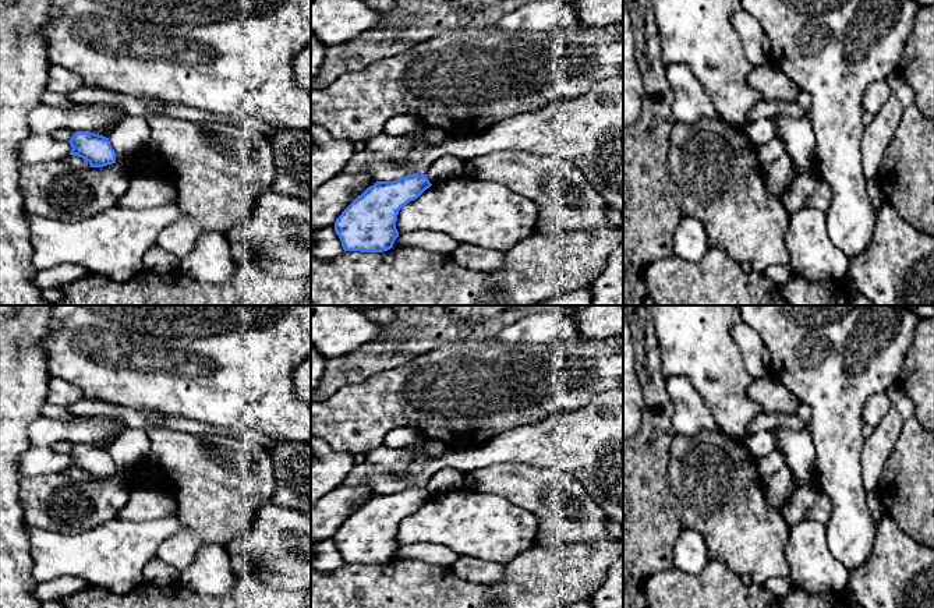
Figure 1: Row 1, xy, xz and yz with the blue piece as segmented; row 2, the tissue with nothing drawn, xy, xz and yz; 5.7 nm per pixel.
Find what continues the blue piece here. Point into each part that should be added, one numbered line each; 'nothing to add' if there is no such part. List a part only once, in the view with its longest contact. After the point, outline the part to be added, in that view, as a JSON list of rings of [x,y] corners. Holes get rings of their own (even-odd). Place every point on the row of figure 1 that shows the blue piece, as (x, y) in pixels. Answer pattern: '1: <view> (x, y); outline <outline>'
nothing to add

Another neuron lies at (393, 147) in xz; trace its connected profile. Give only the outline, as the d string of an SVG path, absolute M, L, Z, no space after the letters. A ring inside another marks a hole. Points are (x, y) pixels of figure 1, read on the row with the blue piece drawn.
M382 132L367 141L365 149L390 160L406 159L411 151L411 139L407 135L395 137Z

